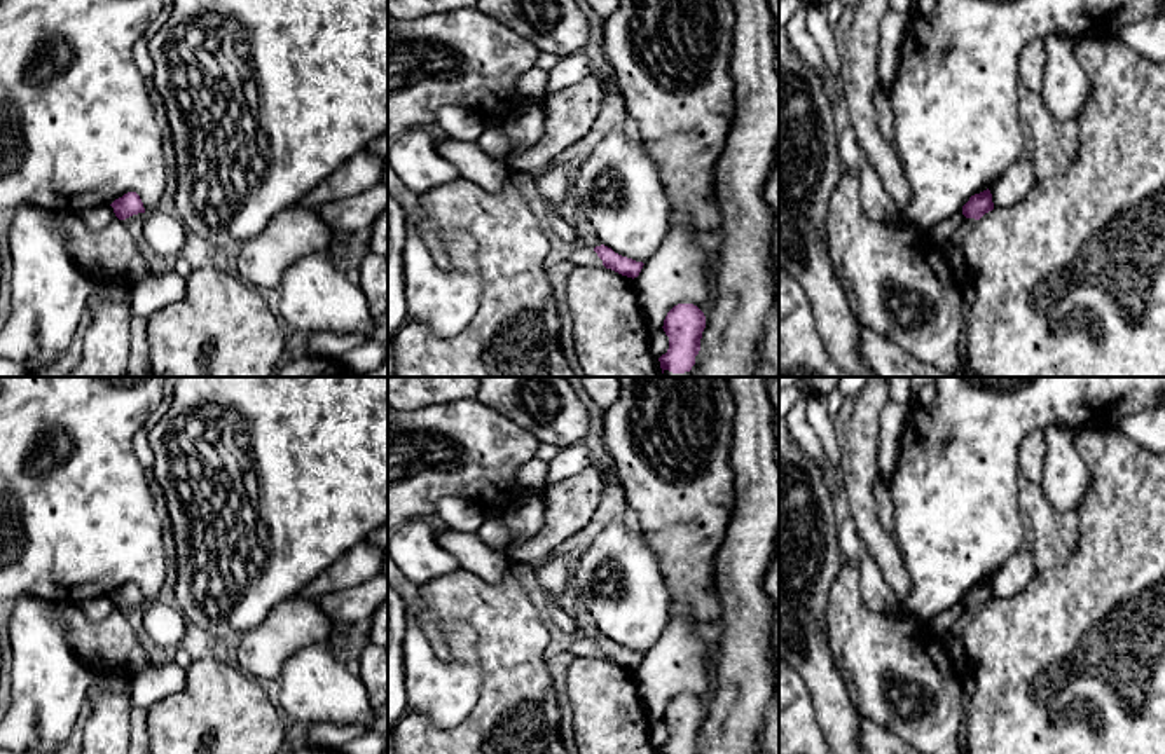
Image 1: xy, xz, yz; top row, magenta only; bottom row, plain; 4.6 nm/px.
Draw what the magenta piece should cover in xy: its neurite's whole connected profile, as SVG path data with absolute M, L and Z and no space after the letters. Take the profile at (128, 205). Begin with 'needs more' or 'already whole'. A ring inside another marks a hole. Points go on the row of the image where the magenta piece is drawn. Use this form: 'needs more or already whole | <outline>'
already whole | M128 192L115 199L112 204L114 213L119 220L126 220L133 215L145 213L143 202L136 192Z

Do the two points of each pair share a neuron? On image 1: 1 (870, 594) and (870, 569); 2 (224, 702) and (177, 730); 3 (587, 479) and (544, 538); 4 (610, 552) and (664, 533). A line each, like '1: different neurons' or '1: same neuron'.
1: same neuron
2: same neuron
3: same neuron
4: different neurons

